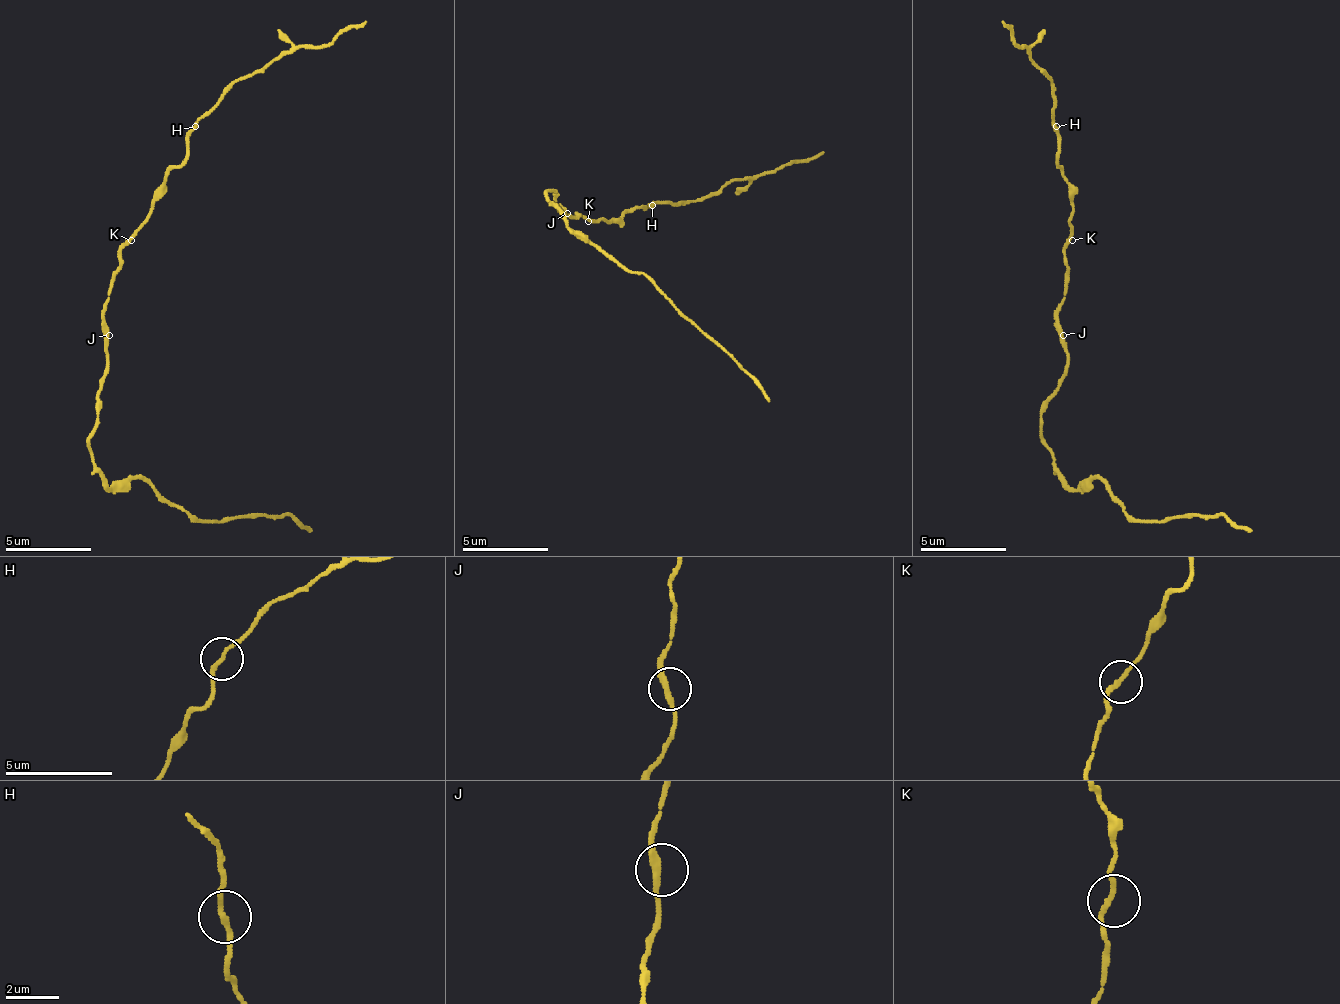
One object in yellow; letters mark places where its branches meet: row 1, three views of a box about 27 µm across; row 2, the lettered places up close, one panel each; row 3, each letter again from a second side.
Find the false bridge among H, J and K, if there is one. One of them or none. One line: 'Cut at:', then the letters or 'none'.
Cut at: none

